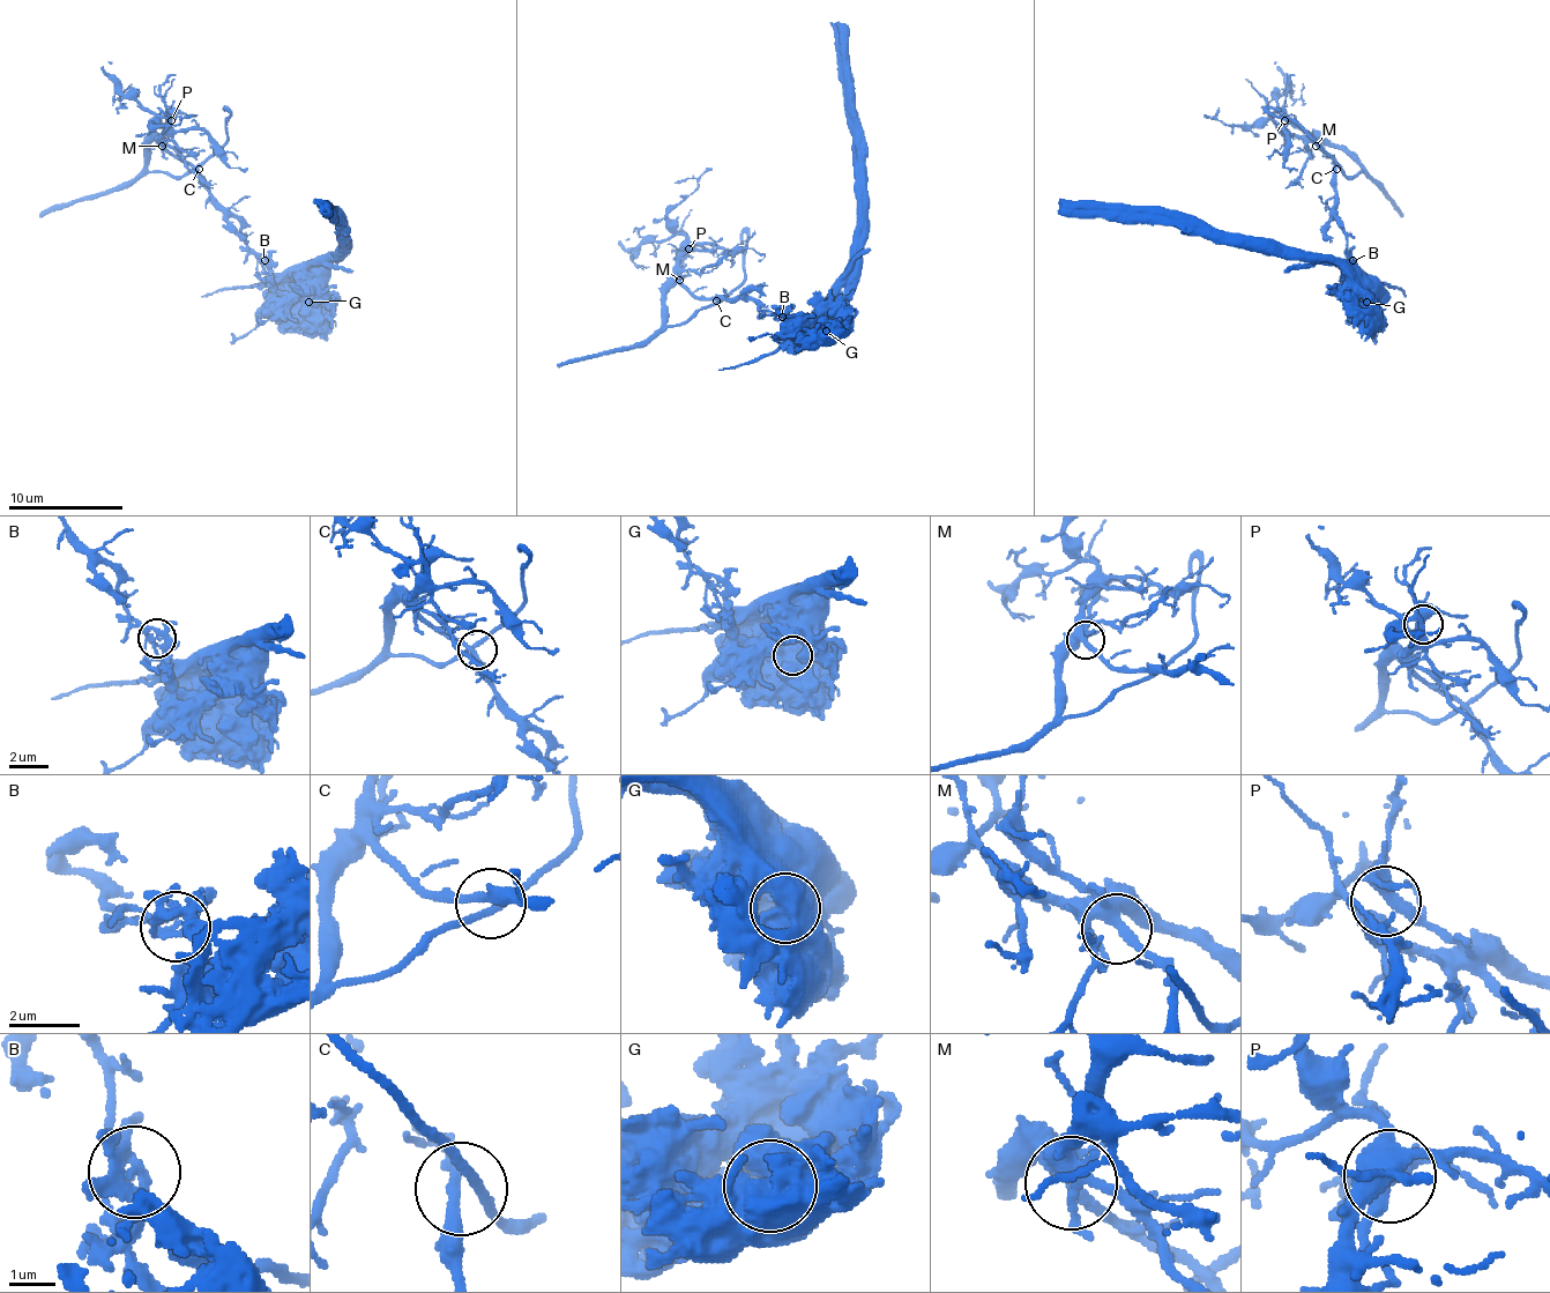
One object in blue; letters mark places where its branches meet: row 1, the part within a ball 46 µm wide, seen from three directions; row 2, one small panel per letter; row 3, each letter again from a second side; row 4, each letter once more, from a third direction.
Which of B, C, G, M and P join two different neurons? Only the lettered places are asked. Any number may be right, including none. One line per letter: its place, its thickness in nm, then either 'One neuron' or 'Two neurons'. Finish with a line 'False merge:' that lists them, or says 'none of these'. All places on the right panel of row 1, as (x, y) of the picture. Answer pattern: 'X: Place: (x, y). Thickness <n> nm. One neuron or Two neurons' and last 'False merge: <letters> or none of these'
B: Place: (1353, 260). Thickness 200 nm. Two neurons
C: Place: (1336, 169). Thickness 240 nm. One neuron
G: Place: (1366, 302). Thickness 1200 nm. Two neurons
M: Place: (1316, 146). Thickness 400 nm. One neuron
P: Place: (1284, 120). Thickness 360 nm. One neuron
False merge: B, G

